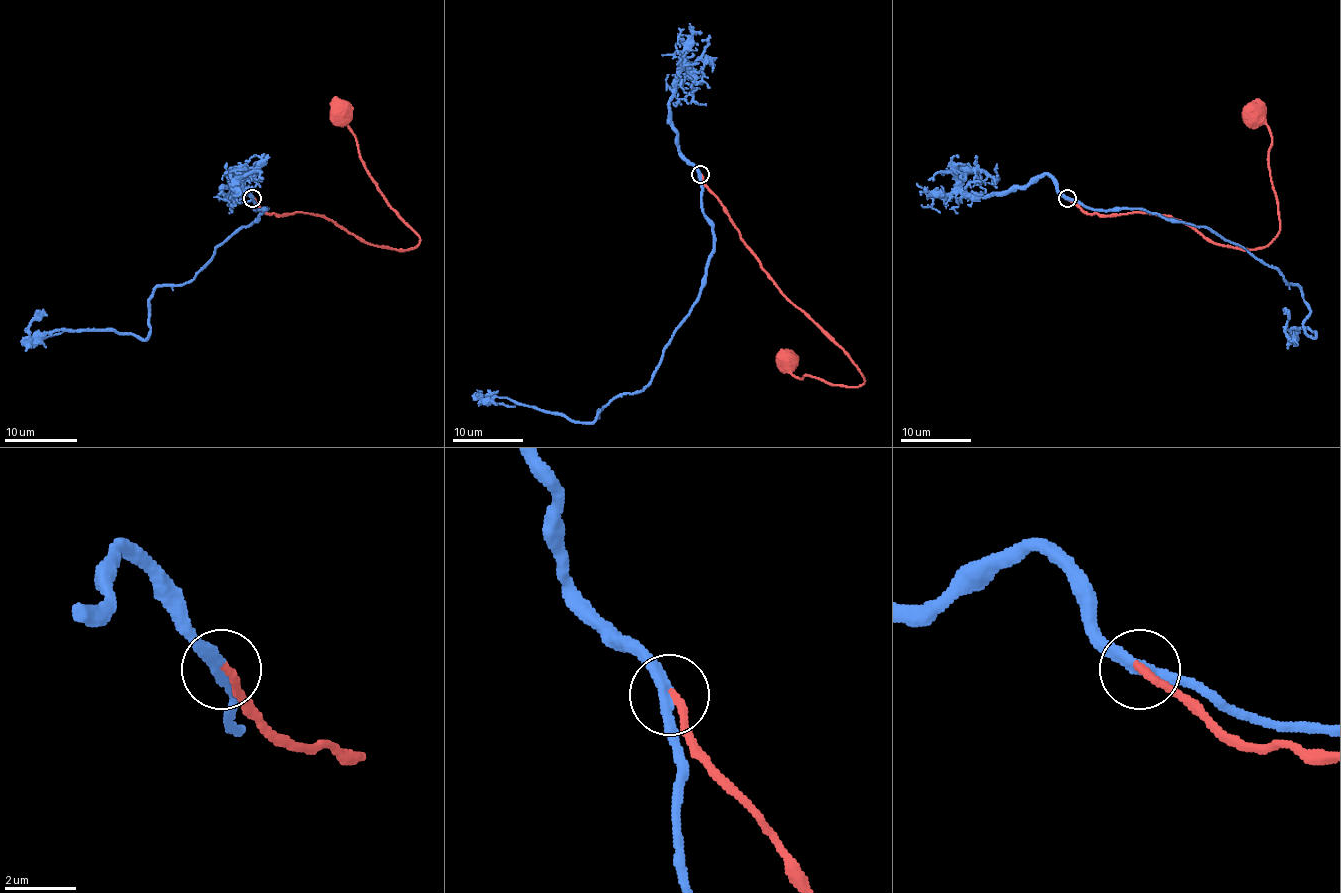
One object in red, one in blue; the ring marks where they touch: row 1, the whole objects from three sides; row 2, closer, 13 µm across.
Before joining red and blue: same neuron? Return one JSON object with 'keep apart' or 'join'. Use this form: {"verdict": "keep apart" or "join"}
{"verdict": "join"}

